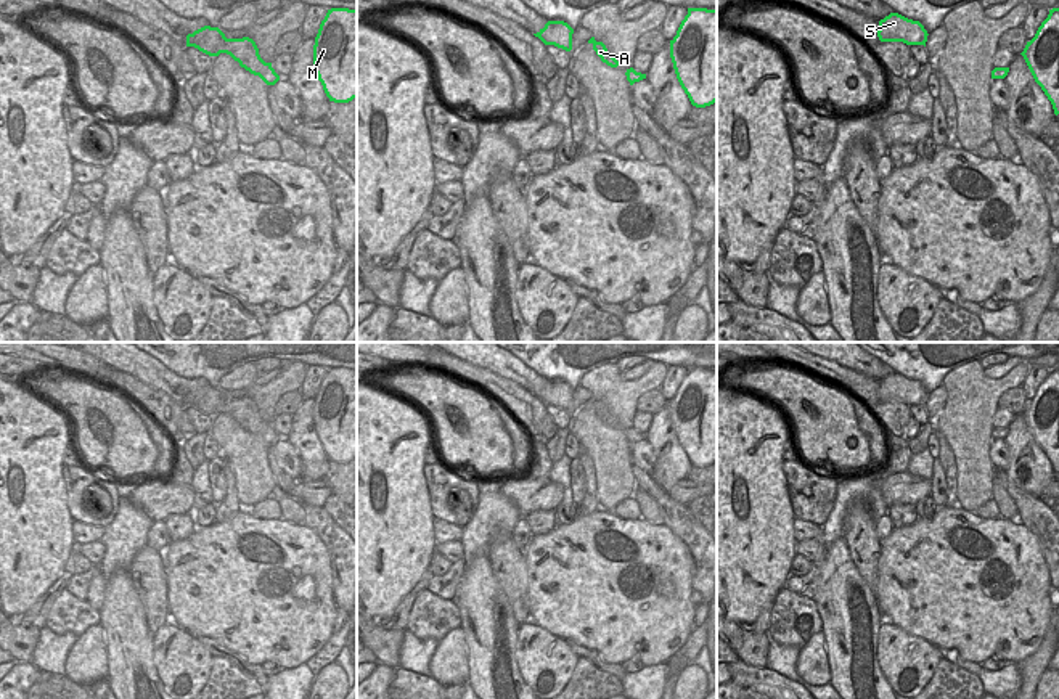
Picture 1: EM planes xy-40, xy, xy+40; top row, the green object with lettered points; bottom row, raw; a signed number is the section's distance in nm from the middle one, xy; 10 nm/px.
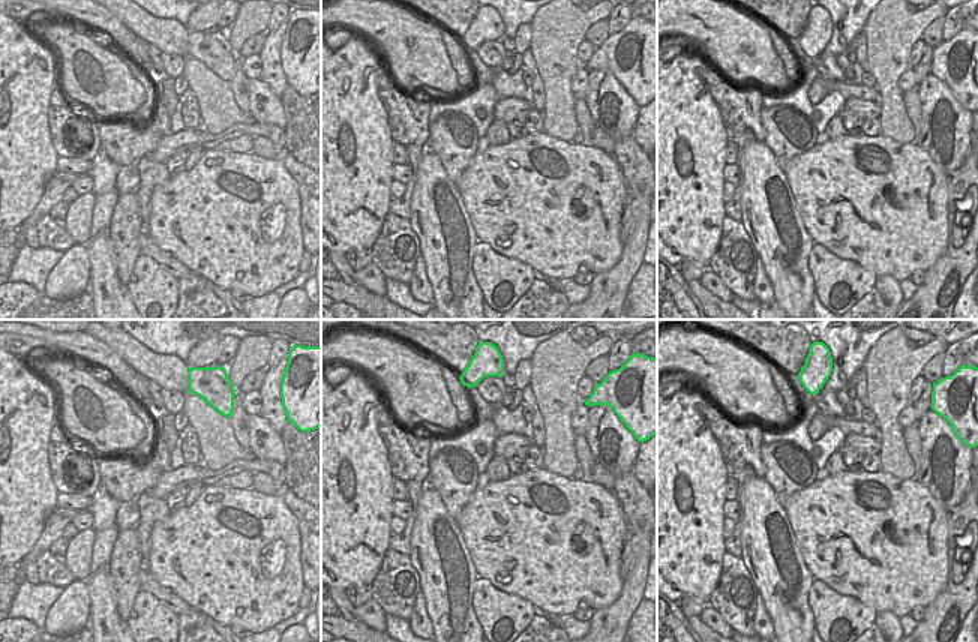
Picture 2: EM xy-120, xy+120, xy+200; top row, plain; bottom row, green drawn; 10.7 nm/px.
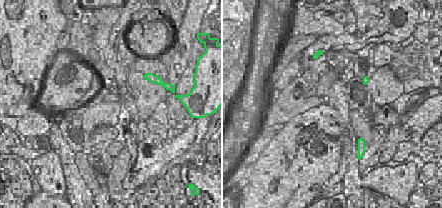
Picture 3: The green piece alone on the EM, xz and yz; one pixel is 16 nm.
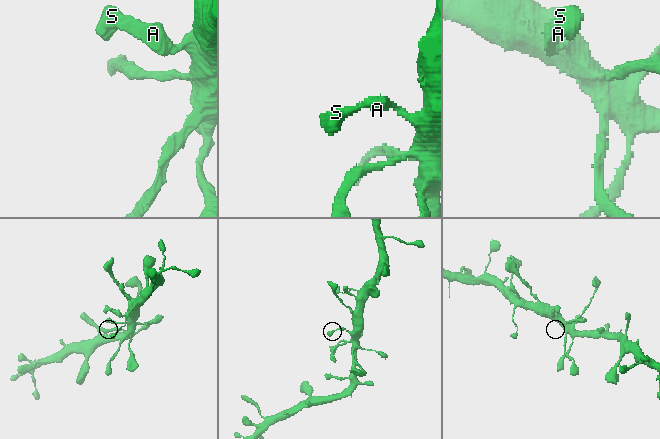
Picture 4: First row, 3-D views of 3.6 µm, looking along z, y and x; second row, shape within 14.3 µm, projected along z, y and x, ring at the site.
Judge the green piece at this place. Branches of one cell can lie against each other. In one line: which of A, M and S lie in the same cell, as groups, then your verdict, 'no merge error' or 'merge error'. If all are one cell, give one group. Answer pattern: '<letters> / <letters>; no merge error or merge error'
A M S; no merge error

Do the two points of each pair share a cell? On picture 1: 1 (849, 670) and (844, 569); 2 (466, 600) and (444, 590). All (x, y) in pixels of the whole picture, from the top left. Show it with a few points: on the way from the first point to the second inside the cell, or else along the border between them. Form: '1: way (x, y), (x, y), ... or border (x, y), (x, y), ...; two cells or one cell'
1: way (849, 645), (849, 609), (844, 595); one cell
2: border (466, 568), (452, 598); two cells

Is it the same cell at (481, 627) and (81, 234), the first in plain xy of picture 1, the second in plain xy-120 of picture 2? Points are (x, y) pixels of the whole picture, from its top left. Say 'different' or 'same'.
different

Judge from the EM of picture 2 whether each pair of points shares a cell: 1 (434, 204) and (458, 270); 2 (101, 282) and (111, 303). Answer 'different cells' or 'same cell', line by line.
1: same cell
2: same cell

